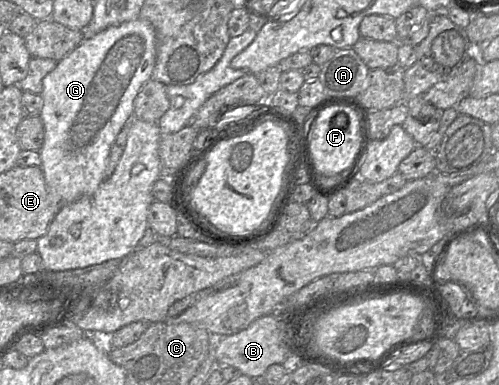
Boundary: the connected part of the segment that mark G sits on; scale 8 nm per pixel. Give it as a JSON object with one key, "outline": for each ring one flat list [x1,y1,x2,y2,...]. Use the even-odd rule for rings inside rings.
{"outline":[[140,17,110,26,85,39,43,79,43,108,39,114,44,126,44,142,40,149,41,168,49,189,63,205,83,196,91,196,105,180,111,147,123,128,133,118,134,100,150,79,156,62,156,33,153,26]]}

